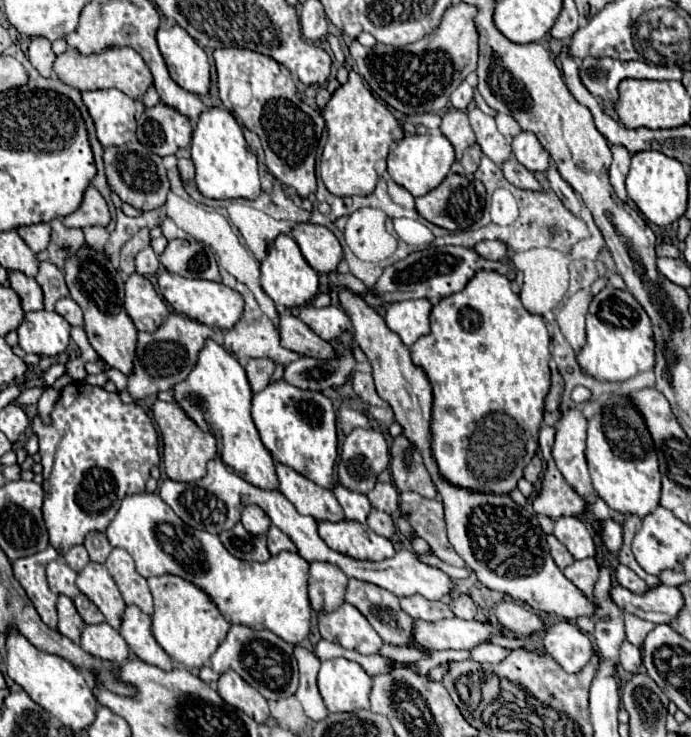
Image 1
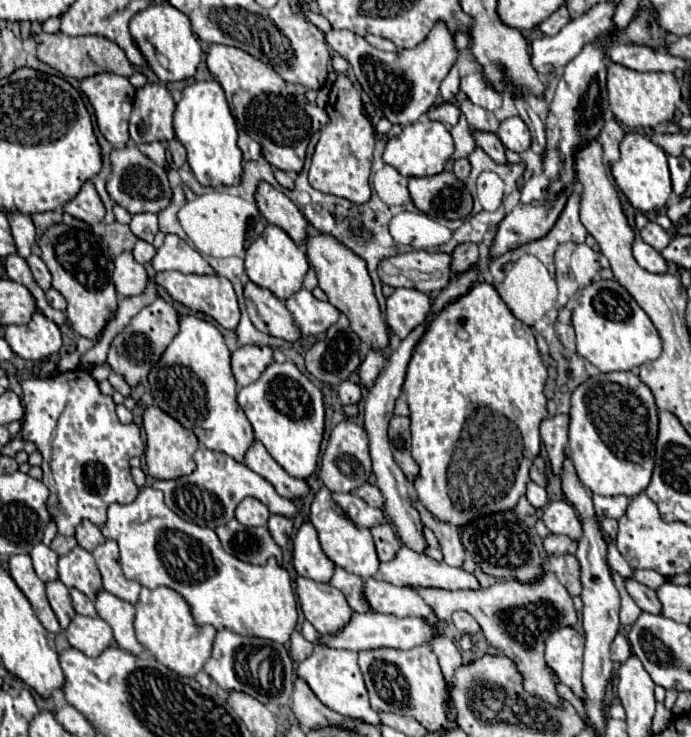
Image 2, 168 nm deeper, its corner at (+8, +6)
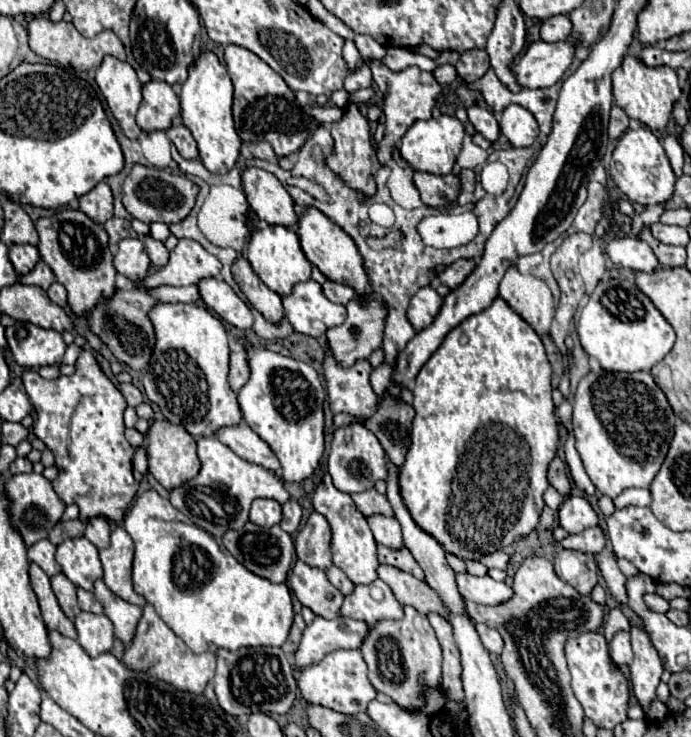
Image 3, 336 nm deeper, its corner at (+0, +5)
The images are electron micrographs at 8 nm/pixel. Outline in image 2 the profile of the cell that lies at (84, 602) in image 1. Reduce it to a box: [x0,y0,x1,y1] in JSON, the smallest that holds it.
[71,589,97,617]

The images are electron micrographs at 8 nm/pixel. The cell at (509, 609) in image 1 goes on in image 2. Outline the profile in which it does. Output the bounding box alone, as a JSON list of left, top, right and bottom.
[413,569,577,707]

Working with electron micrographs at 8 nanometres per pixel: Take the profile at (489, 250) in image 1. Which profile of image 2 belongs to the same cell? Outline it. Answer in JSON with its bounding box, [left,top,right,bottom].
[451,243,479,275]

